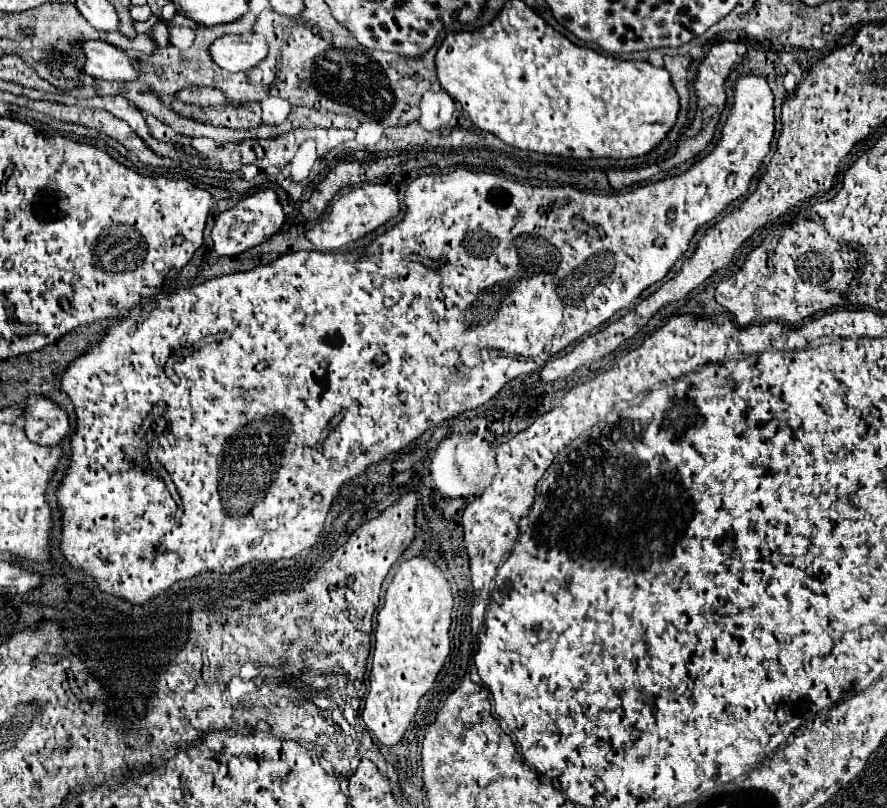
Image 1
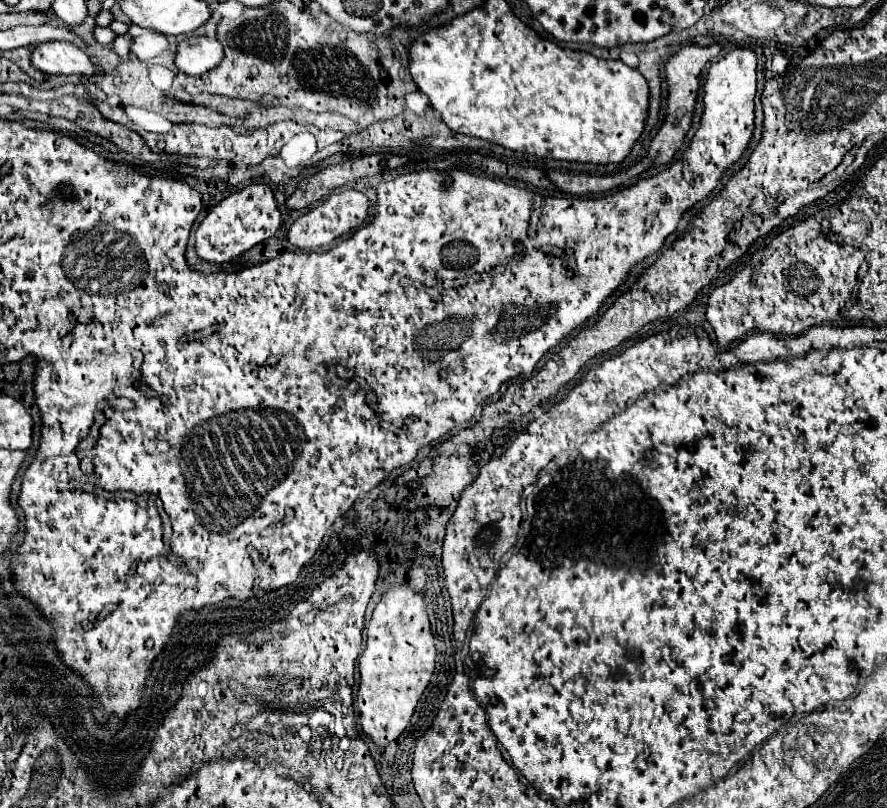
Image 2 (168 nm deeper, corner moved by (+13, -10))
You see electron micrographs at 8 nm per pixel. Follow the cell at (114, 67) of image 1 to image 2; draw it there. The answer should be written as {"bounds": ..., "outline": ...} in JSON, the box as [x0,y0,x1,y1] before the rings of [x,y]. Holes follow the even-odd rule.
{"bounds":[31,40,95,76],"outline":[[[49,40],[35,44],[31,50],[31,64],[43,74],[83,74],[91,76],[95,64],[89,56],[71,42]]]}

